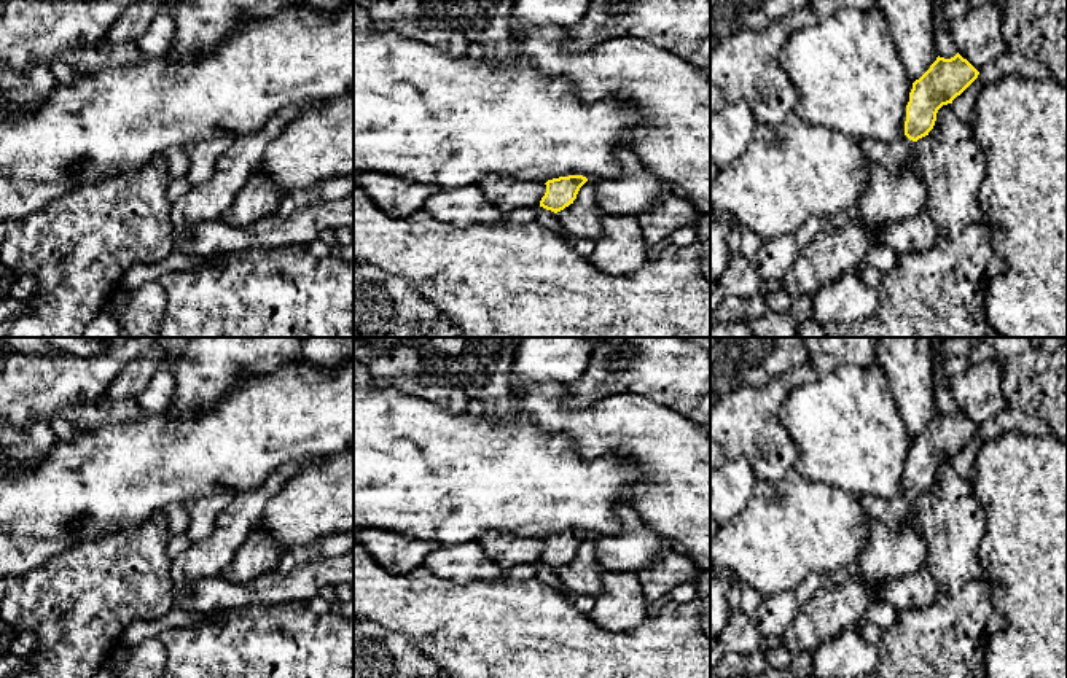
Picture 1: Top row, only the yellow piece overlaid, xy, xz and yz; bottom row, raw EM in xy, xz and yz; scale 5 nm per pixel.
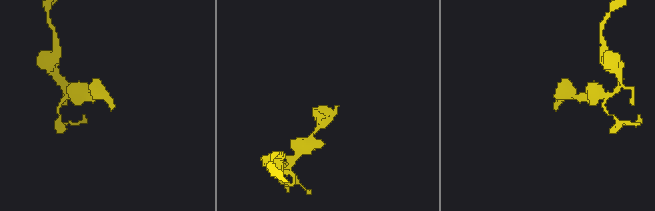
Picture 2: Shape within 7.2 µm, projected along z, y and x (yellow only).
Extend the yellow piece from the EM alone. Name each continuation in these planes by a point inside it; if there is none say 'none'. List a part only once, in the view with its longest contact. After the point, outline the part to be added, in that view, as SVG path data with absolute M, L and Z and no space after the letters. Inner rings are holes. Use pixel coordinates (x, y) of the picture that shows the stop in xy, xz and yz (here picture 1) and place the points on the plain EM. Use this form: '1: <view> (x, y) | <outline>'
1: yz (894, 513) | M906 492L890 500L873 495L860 497L866 525L882 522L890 530L898 530L913 516L916 501L917 498L909 497Z

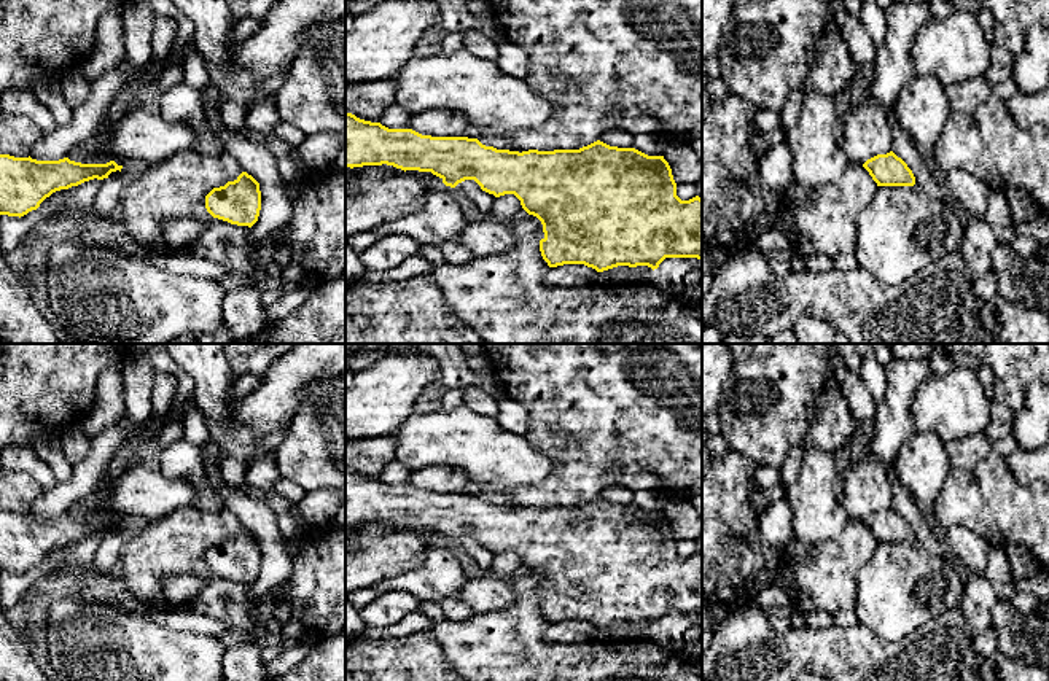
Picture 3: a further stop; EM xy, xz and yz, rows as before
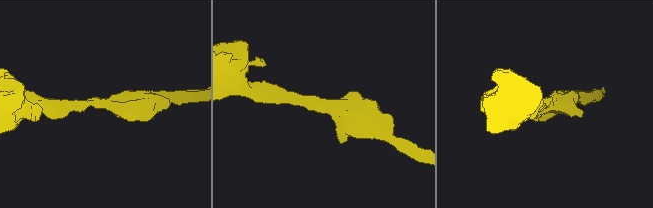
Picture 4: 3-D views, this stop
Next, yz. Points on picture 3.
none

